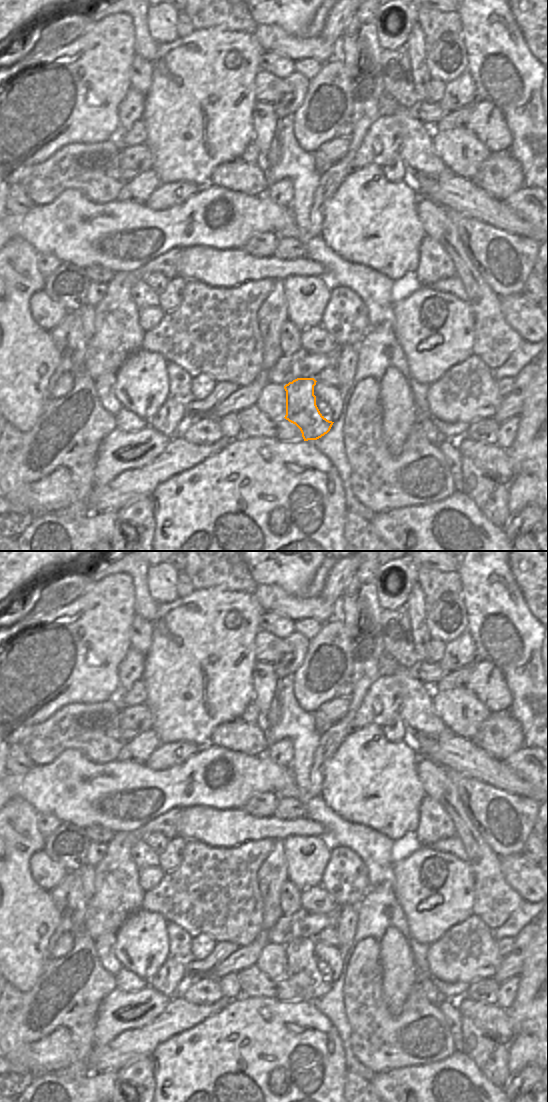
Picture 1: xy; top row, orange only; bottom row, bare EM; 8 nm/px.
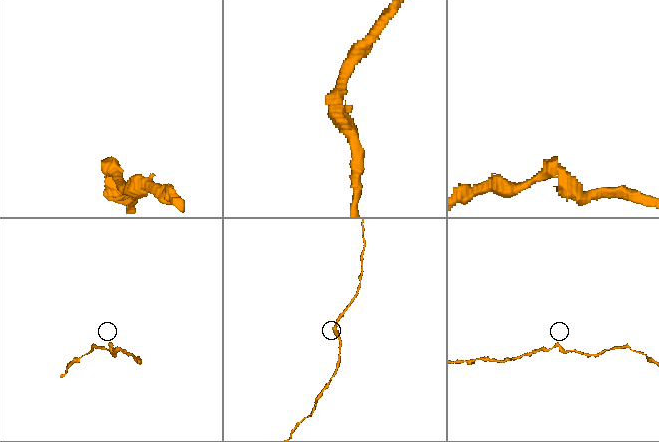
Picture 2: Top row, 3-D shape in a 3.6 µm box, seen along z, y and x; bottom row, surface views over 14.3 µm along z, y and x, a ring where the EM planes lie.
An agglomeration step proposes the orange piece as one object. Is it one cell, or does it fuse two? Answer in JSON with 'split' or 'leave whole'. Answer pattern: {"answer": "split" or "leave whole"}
{"answer": "split"}

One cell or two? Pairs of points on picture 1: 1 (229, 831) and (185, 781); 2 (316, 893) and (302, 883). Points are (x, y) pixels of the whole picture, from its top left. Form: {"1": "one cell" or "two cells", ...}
{"1": "two cells", "2": "two cells"}

